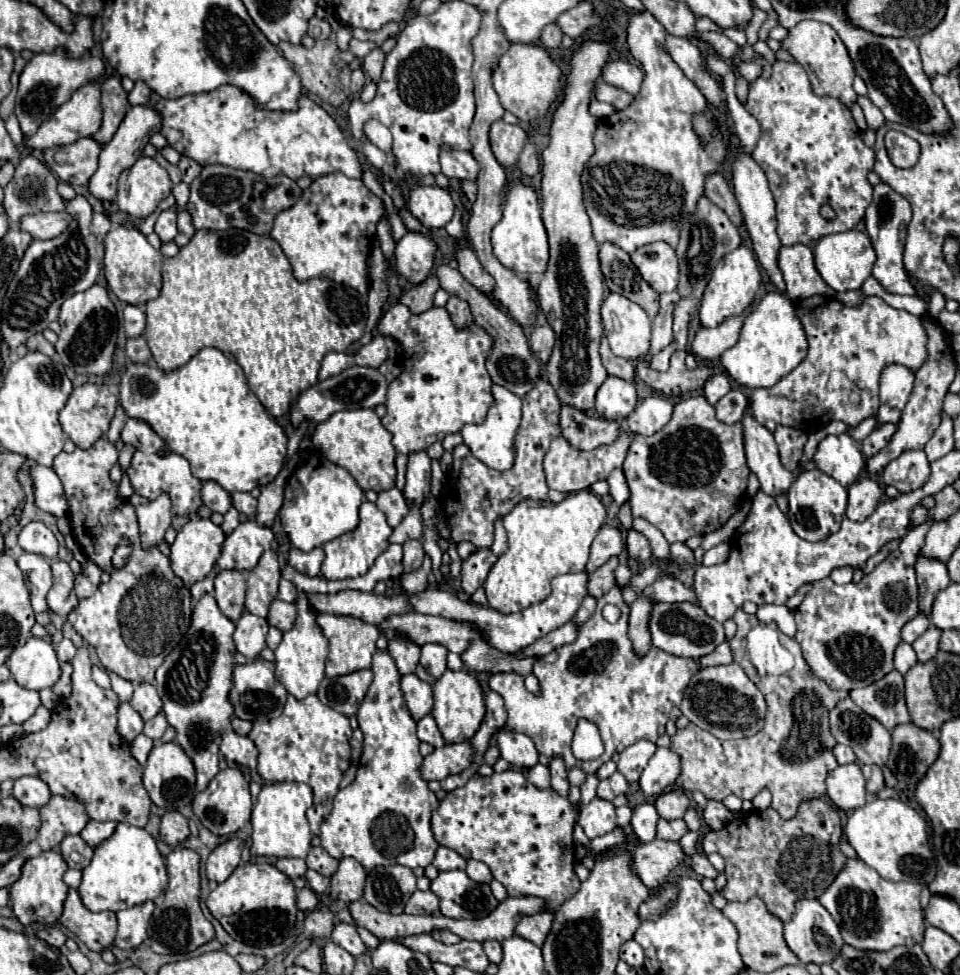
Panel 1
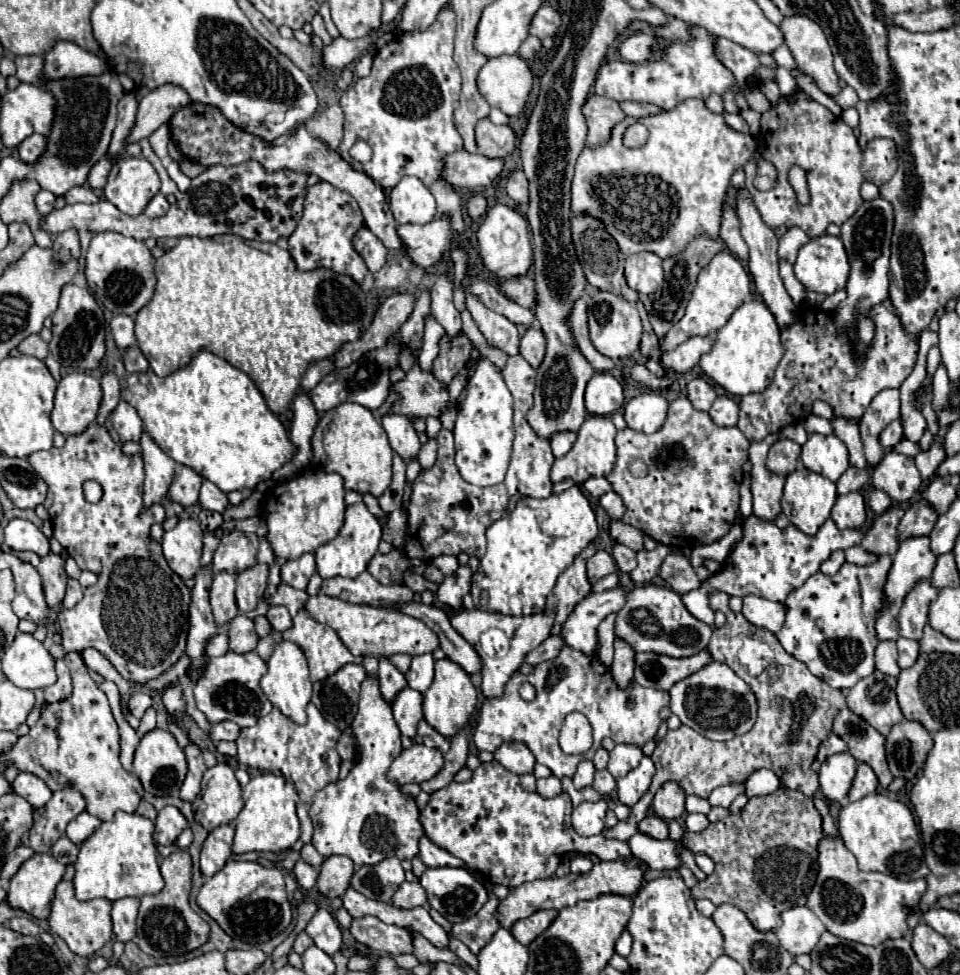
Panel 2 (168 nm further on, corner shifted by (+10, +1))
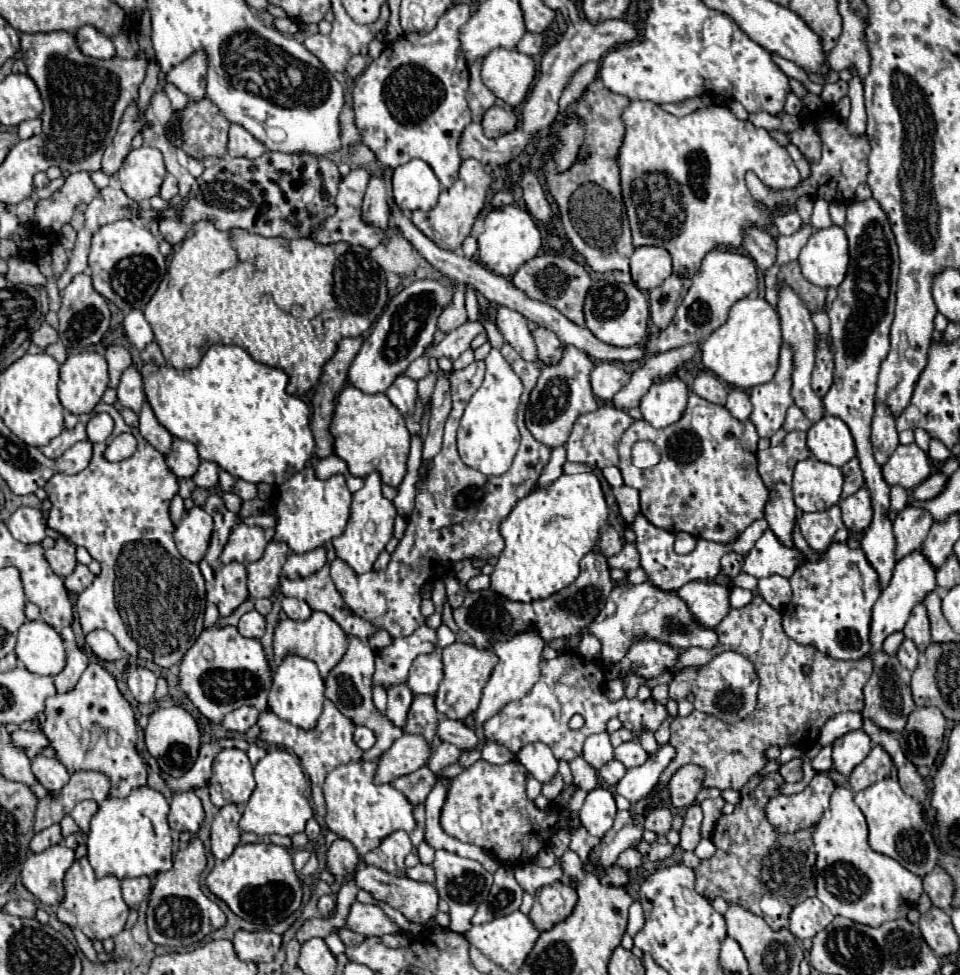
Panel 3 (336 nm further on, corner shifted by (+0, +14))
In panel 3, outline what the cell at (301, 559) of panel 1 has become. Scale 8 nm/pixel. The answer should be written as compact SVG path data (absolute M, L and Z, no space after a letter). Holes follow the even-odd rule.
M317 547L307 553L291 553L287 557L287 563L283 565L283 575L287 579L301 579L317 573L317 569L323 569L327 561L325 547Z

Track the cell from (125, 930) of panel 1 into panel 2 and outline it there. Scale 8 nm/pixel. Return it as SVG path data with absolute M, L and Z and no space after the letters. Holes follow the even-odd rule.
M119 898L113 902L113 932L115 940L129 942L135 936L135 920L137 920L137 908L139 900L137 898Z

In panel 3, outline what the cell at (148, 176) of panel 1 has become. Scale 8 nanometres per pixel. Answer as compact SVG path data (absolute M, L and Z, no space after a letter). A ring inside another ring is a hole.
M149 145L133 149L125 157L117 173L125 195L135 203L143 203L155 197L159 193L159 187L165 175L167 175L167 169L165 169L161 151Z

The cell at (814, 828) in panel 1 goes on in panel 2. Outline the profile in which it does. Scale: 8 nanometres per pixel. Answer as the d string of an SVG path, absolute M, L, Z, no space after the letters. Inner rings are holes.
M775 790L775 794L751 798L739 814L729 814L725 820L709 824L703 832L683 834L683 846L693 854L707 854L715 862L715 872L703 882L691 888L693 898L707 898L715 906L733 904L739 906L757 930L775 930L781 922L781 912L791 906L805 906L803 878L817 862L817 844L823 838L821 816L813 806L813 800L797 790Z

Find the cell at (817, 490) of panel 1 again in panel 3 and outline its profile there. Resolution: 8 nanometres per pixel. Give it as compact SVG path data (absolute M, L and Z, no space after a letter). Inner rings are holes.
M809 457L795 465L793 497L801 511L825 511L839 503L843 473L839 467Z

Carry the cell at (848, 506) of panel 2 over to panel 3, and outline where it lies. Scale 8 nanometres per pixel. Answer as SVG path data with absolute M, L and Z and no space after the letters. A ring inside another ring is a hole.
M861 487L857 493L841 499L839 503L843 511L843 523L849 531L865 531L873 519L873 507L871 507L871 497L867 487Z

